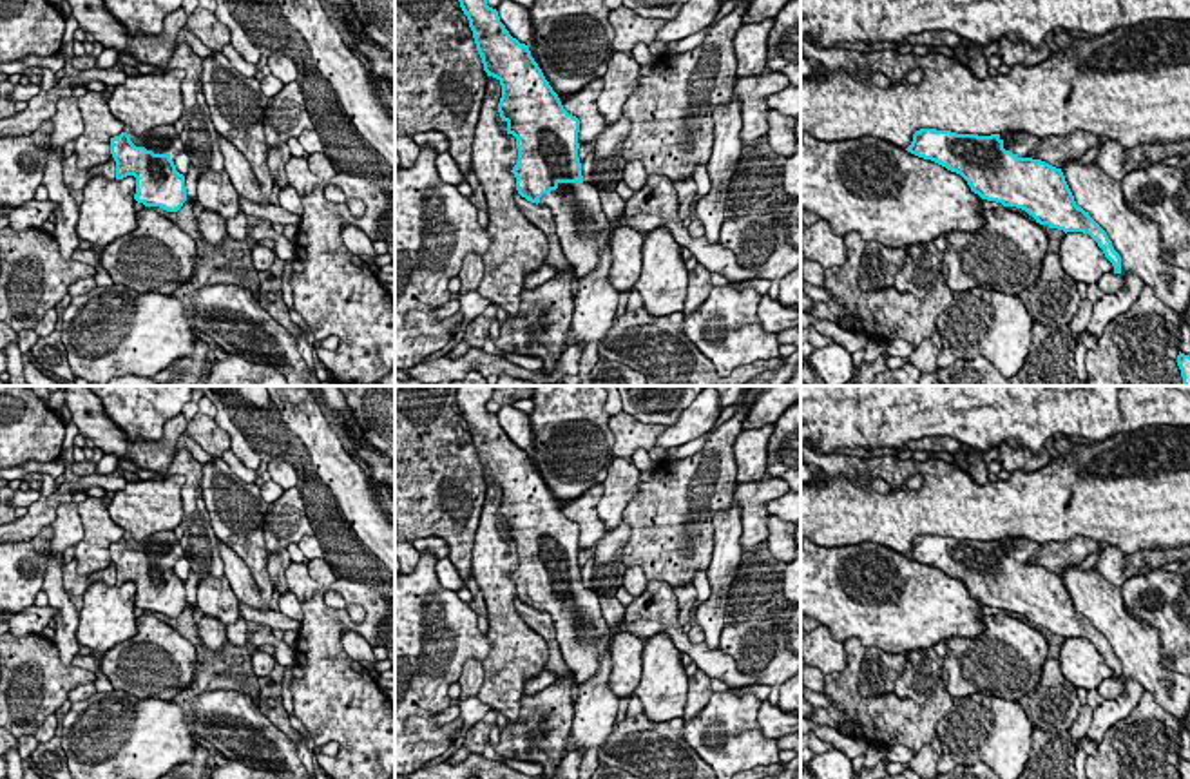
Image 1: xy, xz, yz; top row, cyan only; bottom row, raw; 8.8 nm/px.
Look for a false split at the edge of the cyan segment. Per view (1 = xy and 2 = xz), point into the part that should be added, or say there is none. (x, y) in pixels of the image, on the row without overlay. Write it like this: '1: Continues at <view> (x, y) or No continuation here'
1: Continues at xy (162, 546)
2: Continues at xz (582, 633)

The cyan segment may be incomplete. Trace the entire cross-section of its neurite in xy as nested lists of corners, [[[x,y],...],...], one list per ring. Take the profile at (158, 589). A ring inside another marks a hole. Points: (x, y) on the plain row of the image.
[[[159,531],[141,542],[121,538],[110,543],[116,585],[134,582],[134,605],[167,618],[178,618],[187,607],[185,582],[174,571],[179,558],[187,558],[187,551],[174,531]]]

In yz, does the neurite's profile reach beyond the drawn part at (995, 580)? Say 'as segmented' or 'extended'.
extended

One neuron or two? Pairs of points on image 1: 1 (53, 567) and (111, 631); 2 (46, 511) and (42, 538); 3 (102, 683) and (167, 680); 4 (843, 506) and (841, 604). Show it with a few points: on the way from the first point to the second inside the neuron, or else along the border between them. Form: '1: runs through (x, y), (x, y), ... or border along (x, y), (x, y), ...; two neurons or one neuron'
1: border along (76, 613), (76, 640), (80, 645); two neurons
2: border along (49, 524), (29, 540), (19, 542); two neurons
3: border along (102, 673), (113, 689); two neurons
4: border along (819, 544), (855, 546), (879, 542), (886, 546); two neurons

